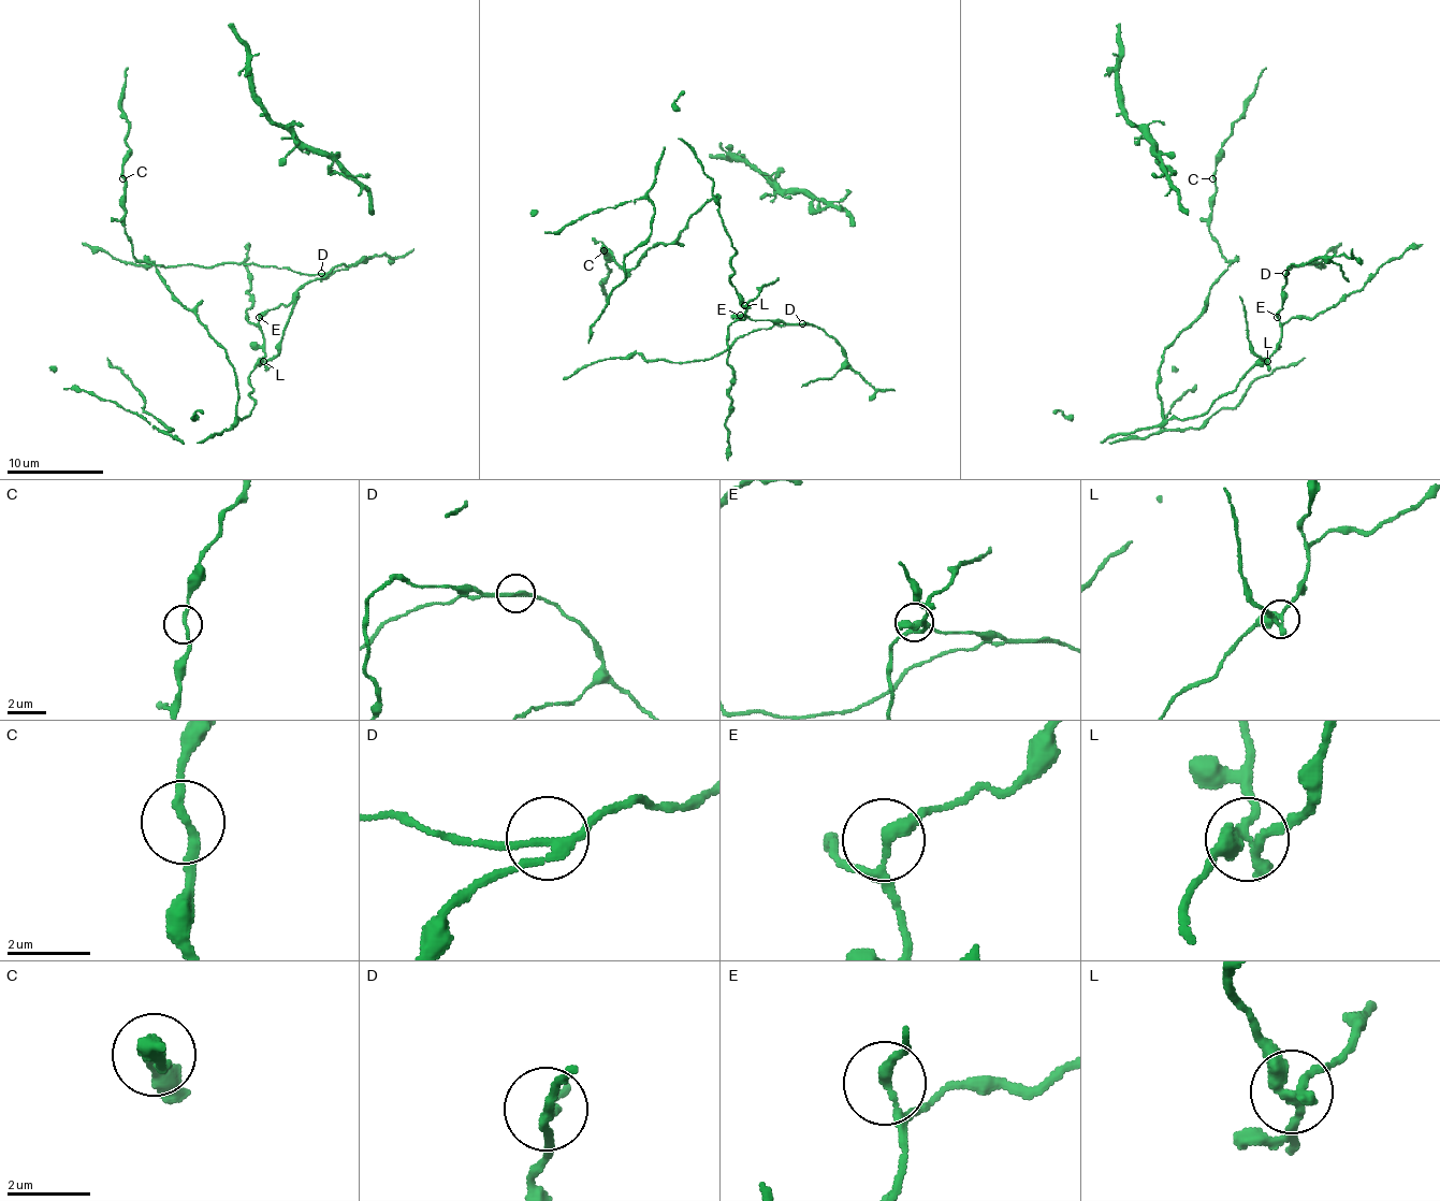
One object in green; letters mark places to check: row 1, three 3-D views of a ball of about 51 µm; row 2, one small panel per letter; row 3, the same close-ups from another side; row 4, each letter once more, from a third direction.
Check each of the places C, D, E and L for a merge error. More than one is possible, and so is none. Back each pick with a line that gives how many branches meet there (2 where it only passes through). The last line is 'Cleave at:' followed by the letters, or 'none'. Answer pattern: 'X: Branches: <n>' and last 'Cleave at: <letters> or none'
D: Branches: 3
L: Branches: 3
Cleave at: D, L

